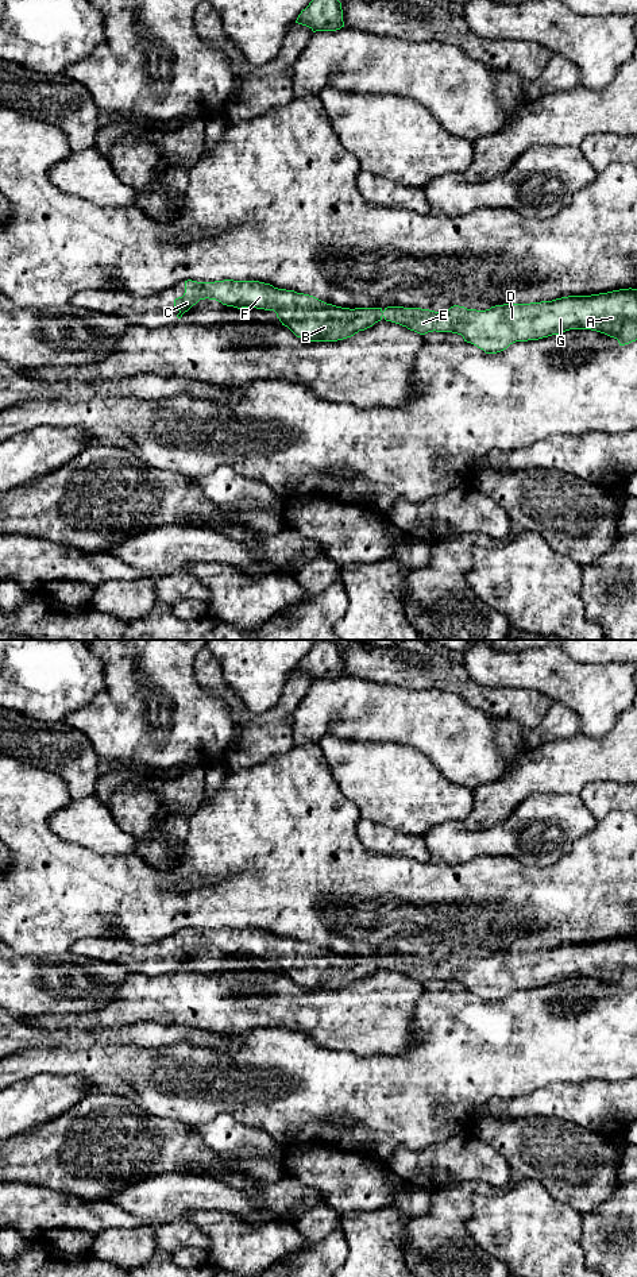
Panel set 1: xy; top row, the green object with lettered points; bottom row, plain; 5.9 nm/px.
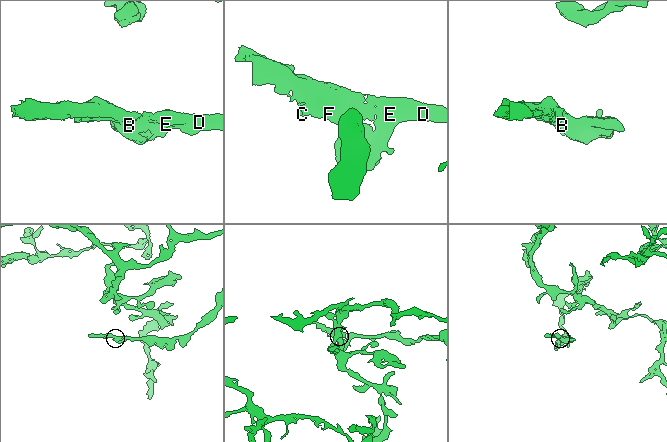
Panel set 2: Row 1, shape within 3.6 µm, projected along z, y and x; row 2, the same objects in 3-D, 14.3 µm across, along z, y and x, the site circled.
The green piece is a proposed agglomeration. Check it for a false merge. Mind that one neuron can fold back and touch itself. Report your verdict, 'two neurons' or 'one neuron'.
one neuron

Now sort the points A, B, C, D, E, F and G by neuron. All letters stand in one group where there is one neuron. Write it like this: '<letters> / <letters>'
A B C D E F G

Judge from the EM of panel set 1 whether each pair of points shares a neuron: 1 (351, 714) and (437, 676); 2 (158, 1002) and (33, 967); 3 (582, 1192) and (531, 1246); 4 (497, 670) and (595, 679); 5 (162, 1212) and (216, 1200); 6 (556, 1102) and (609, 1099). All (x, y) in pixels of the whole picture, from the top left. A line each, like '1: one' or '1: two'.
1: two
2: two
3: two
4: one
5: one
6: one

